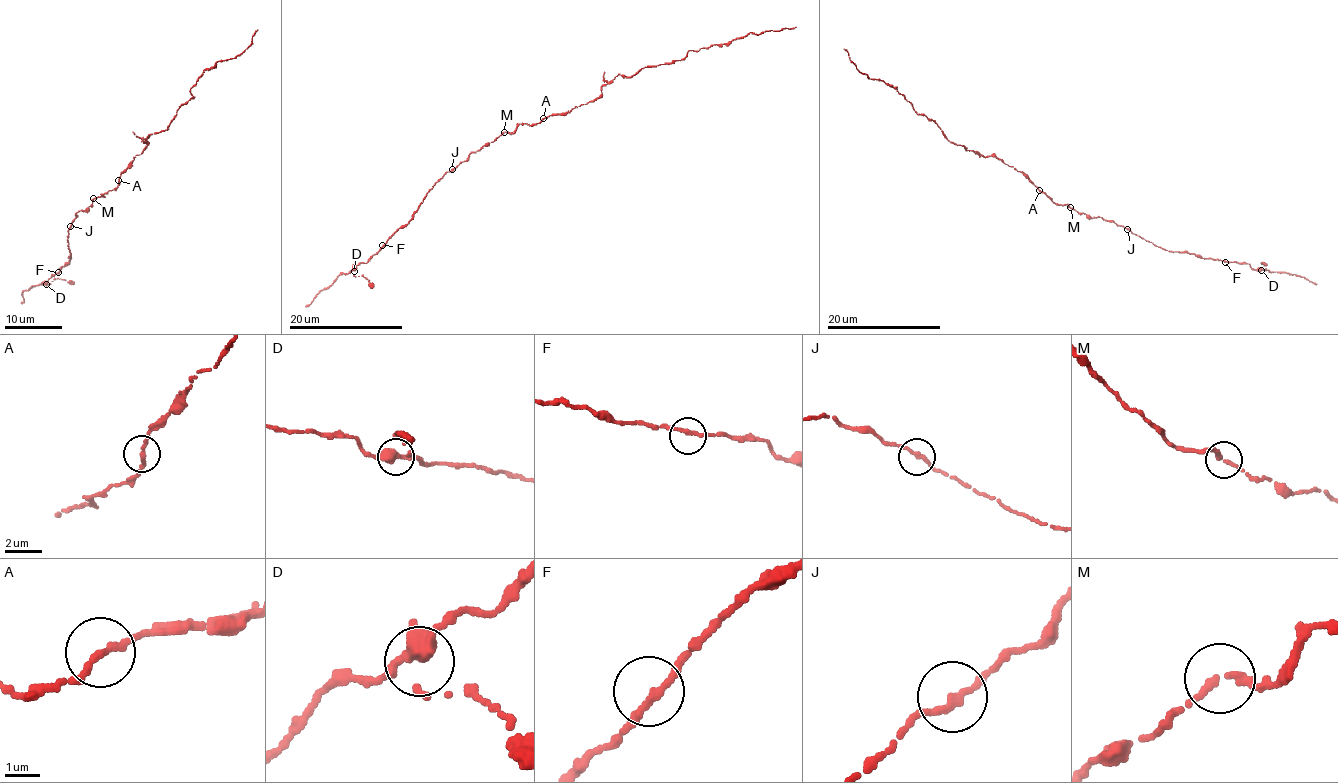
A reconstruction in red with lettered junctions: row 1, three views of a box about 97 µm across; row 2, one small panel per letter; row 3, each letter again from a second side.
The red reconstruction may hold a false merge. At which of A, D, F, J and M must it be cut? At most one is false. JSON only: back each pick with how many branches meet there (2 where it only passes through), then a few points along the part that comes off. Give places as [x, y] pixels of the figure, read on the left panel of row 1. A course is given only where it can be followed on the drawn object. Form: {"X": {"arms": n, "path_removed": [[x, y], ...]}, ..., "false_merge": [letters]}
{"false_merge": []}

